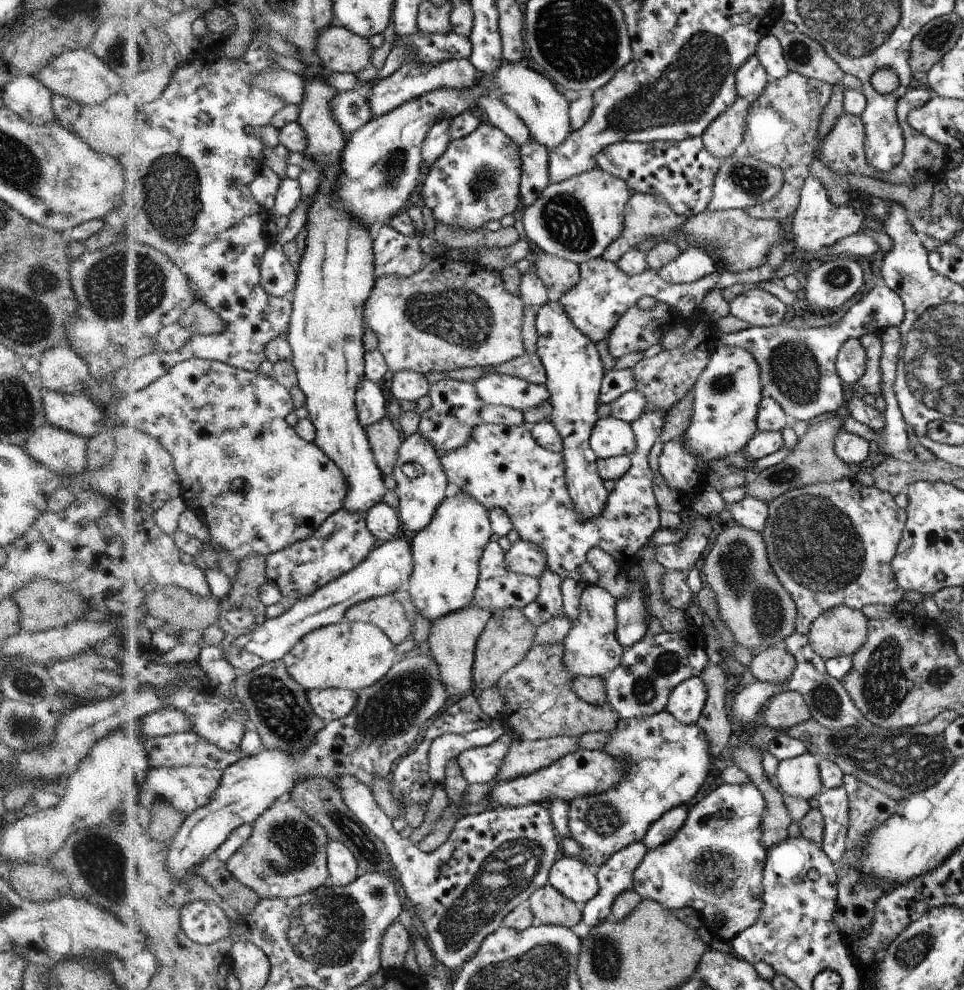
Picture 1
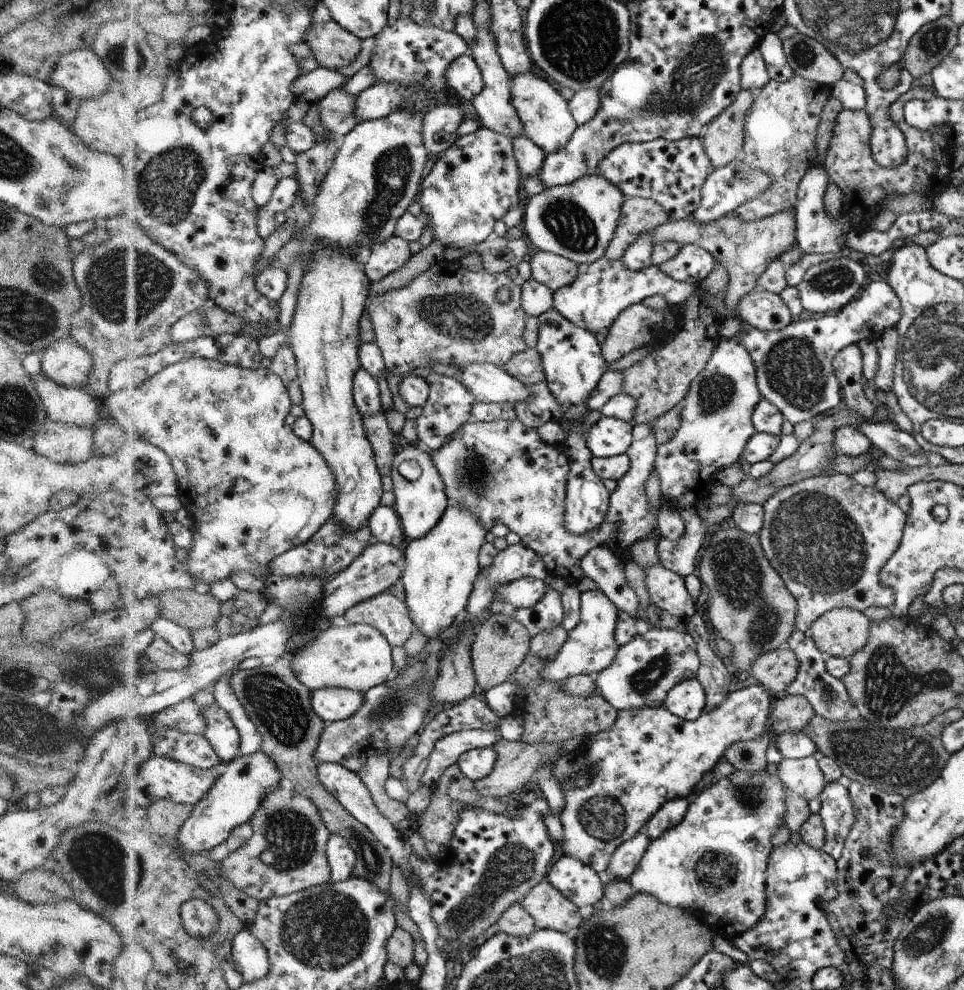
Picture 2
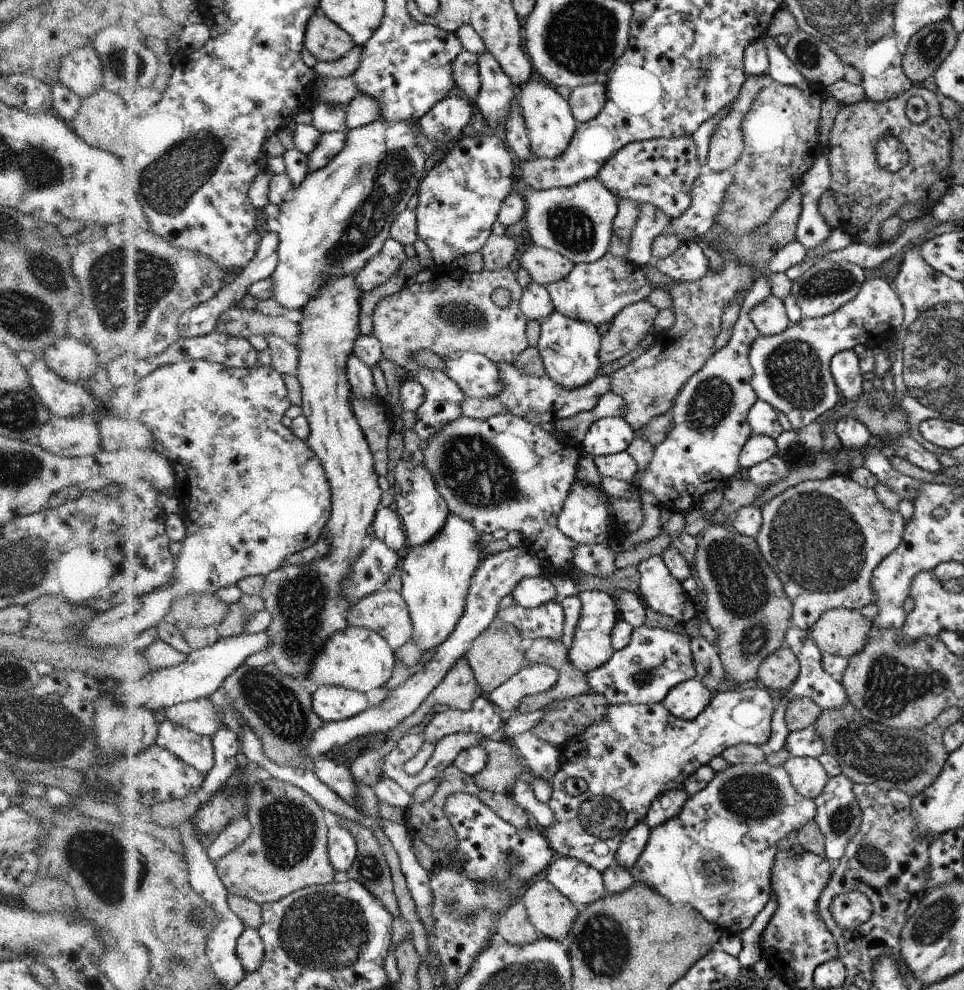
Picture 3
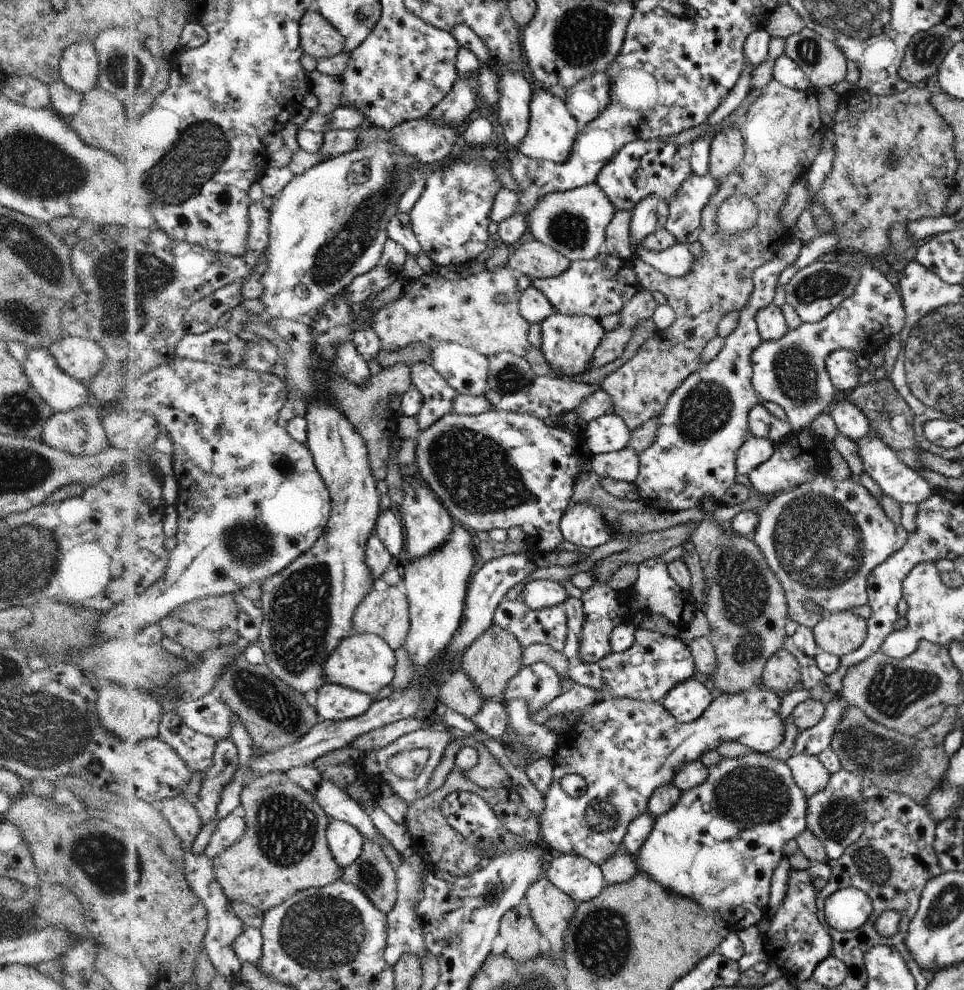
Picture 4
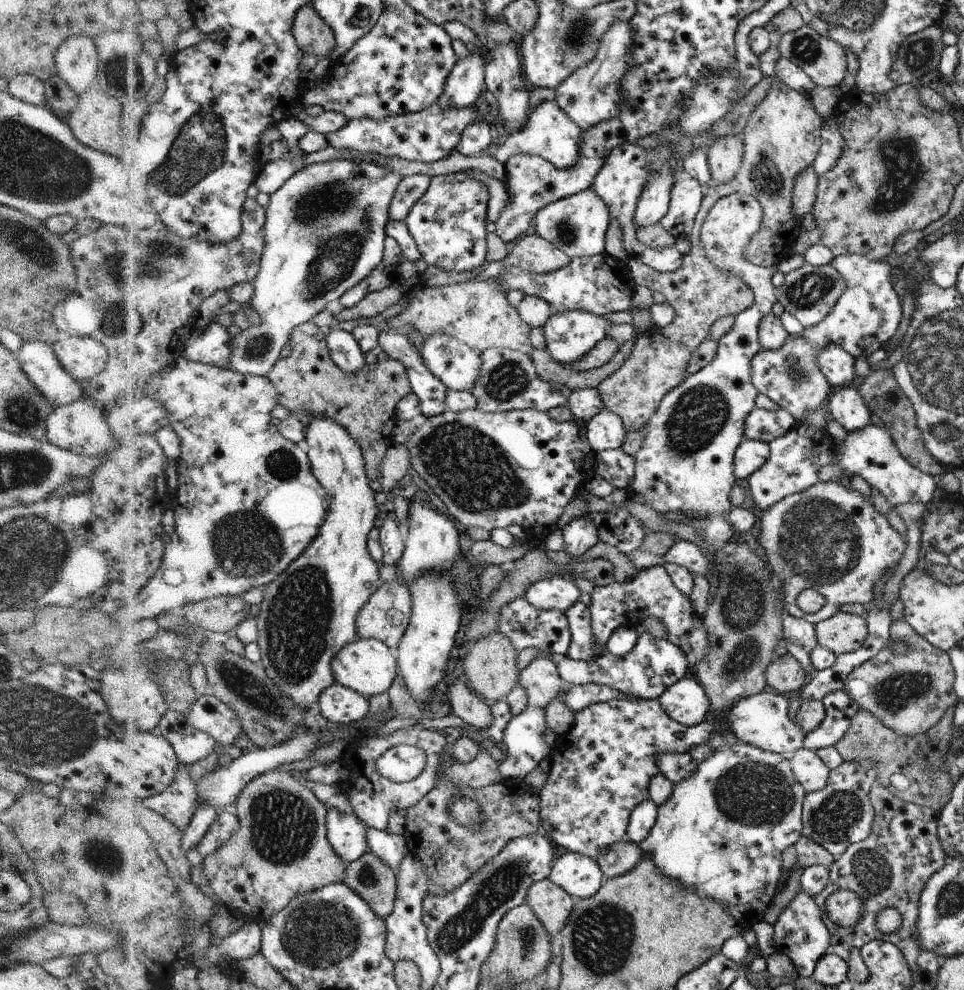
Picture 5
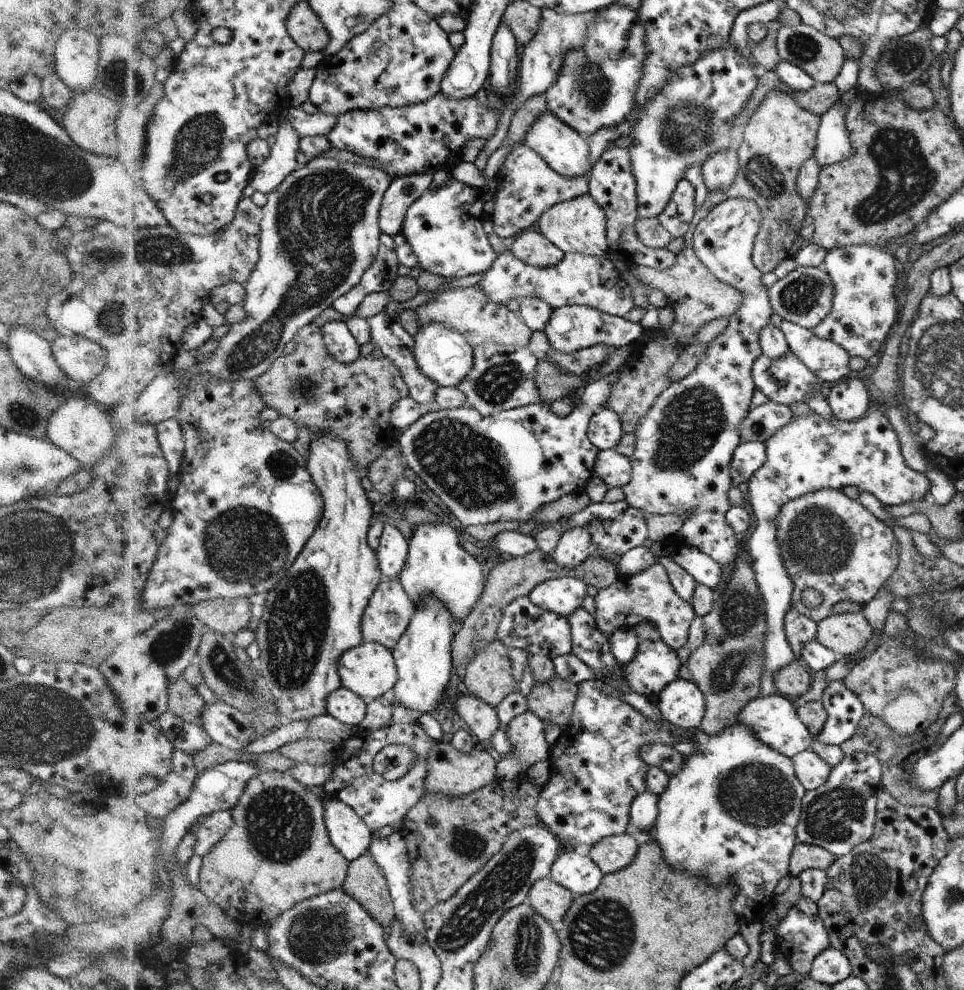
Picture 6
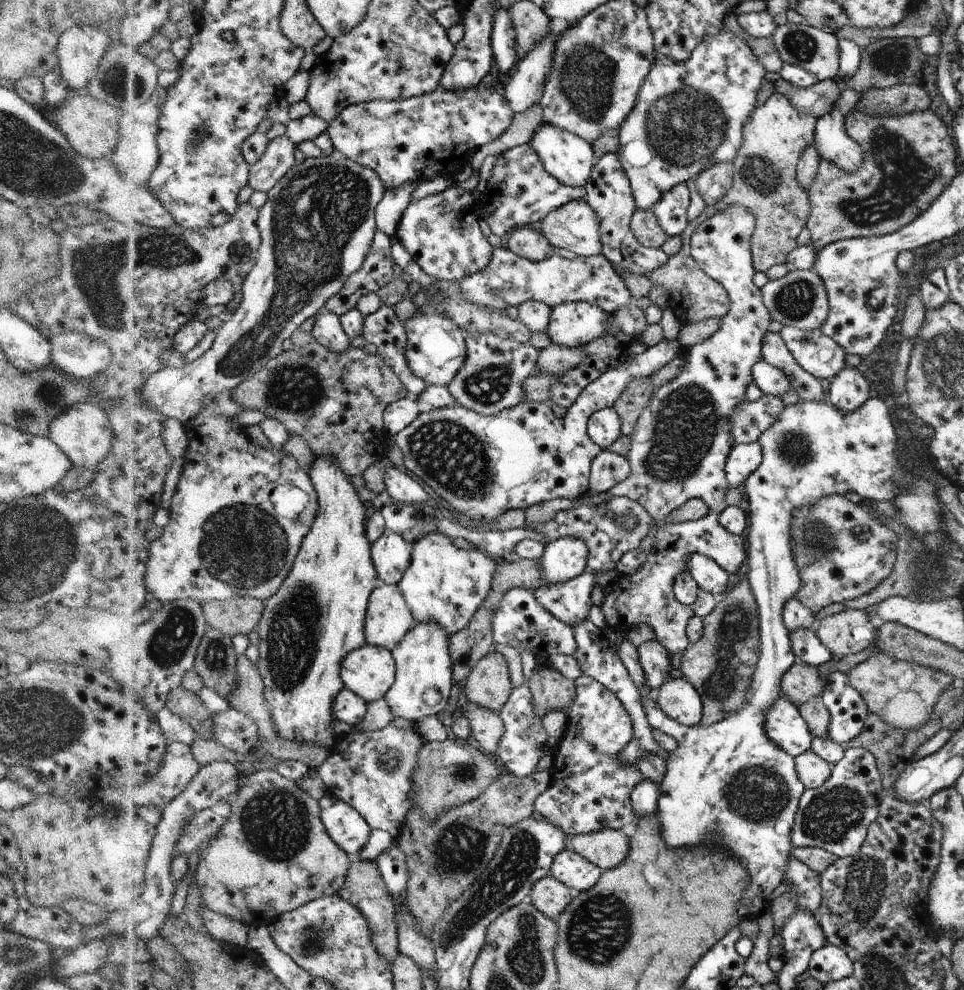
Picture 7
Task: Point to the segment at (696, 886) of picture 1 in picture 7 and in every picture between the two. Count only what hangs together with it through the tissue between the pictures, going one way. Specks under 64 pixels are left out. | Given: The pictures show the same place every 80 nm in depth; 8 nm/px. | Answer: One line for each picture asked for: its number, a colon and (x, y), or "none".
2: (714, 863)
3: (715, 856)
4: (719, 845)
5: (722, 832)
6: (730, 815)
7: (731, 771)

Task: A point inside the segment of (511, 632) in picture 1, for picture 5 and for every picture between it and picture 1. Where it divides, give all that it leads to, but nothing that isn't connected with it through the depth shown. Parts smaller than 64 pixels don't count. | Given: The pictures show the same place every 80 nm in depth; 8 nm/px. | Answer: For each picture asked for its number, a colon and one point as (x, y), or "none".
2: (499, 646)
3: (499, 653)
4: (495, 656)
5: (491, 668)

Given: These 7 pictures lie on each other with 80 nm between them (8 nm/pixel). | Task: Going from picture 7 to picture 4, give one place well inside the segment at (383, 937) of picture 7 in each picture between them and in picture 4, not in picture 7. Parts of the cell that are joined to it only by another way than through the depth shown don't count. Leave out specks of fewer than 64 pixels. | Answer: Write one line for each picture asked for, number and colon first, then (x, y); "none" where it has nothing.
4: (373, 872)
5: (370, 876)
6: (367, 882)

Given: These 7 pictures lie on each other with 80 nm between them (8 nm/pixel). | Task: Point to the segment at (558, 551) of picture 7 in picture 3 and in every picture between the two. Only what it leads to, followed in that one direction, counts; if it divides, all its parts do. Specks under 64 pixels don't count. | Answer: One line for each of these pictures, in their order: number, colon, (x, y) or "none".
3: (586, 519)
4: (582, 524)
5: (579, 535)
6: (575, 545)

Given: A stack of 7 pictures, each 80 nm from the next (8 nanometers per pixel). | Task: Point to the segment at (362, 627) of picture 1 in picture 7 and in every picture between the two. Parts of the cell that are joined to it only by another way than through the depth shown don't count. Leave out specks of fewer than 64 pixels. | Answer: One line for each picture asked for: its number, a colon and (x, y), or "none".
2: (354, 656)
3: (359, 658)
4: (364, 661)
5: (366, 665)
6: (369, 669)
7: (369, 671)

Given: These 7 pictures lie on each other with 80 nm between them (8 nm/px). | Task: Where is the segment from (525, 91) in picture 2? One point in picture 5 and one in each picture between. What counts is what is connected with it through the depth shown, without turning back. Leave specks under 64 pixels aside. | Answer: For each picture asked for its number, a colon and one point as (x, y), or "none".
3: (550, 123)
4: (552, 133)
5: (549, 133)

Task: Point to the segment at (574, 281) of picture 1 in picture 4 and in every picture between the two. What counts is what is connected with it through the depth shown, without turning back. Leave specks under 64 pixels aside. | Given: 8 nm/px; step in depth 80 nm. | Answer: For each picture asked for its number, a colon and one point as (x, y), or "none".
2: (556, 272)
3: (545, 266)
4: (535, 259)

